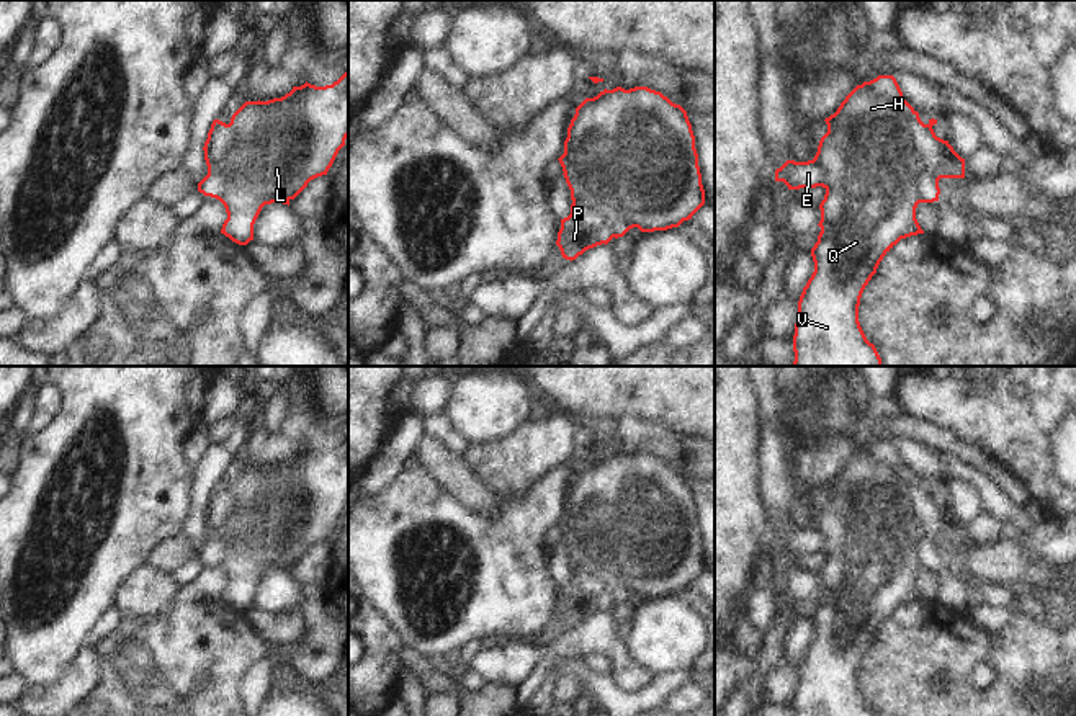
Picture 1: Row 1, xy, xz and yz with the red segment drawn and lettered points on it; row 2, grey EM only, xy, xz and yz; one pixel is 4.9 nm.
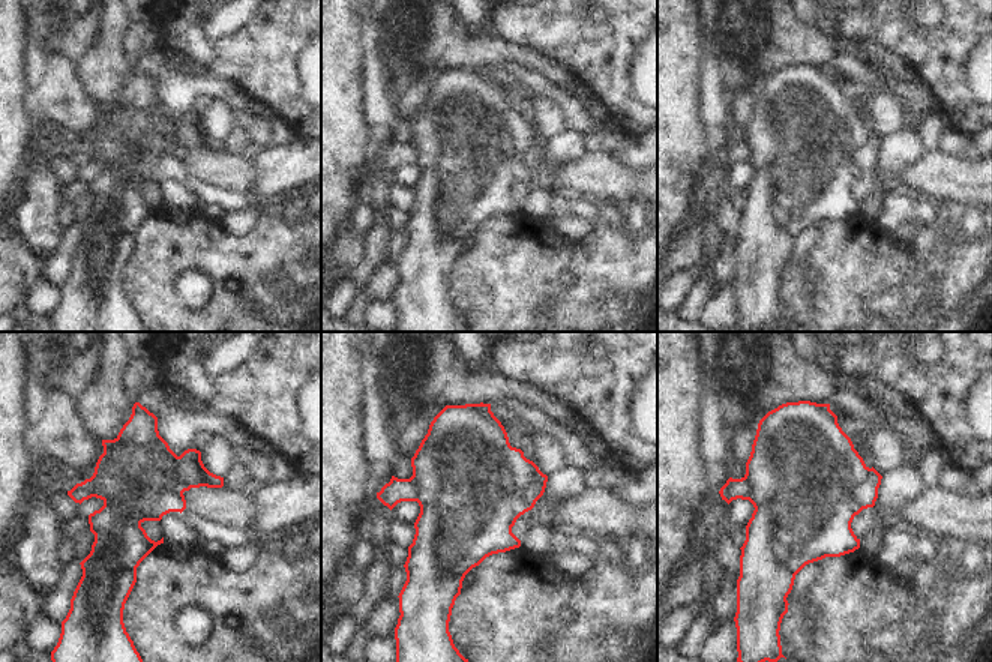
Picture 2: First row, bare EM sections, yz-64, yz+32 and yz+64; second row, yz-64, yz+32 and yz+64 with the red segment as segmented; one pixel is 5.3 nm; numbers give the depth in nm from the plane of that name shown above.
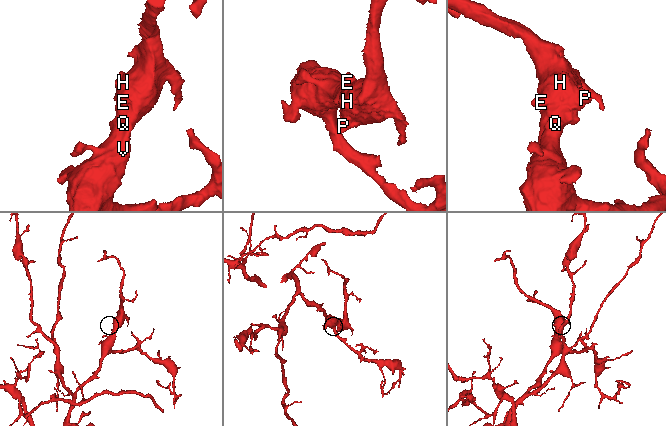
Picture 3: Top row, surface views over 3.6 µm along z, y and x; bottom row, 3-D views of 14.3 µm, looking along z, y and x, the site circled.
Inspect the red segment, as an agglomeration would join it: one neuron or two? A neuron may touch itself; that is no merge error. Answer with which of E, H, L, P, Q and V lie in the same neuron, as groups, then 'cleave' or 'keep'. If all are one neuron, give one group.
E H L P Q V; keep

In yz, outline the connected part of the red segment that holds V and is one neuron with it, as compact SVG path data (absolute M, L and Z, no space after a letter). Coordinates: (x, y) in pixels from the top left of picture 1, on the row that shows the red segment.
M878 75L870 82L857 85L841 103L837 111L824 119L827 132L821 137L813 160L787 160L775 170L775 181L783 181L788 190L816 188L826 190L819 204L821 232L811 248L814 271L798 301L798 320L793 335L793 366L881 366L881 358L870 343L859 322L860 298L876 273L883 257L901 240L924 234L917 219L919 203L939 201L940 178L965 178L965 159L962 159L948 141L935 136L932 126L937 119L924 124L919 113L904 100L893 75Z

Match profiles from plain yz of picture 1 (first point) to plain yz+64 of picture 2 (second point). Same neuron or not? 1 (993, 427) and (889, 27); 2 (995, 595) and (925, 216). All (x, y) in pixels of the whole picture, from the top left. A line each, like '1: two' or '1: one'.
1: one
2: one

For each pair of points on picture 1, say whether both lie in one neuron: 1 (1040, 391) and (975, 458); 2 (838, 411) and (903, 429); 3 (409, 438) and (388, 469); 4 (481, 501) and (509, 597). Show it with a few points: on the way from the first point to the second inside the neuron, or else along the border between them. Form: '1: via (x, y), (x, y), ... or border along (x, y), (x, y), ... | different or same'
1: border along (949, 430), (990, 455), (1011, 476) | different
2: via (854, 422), (864, 432), (887, 432) | same
3: via (401, 447), (388, 461) | same
4: border along (450, 494), (476, 512), (491, 512), (494, 509) | different

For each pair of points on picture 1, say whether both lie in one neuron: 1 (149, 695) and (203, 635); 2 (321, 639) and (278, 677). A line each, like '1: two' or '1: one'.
1: one
2: two

